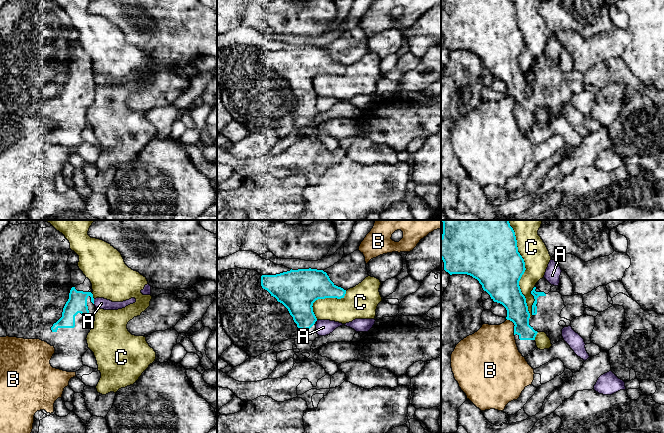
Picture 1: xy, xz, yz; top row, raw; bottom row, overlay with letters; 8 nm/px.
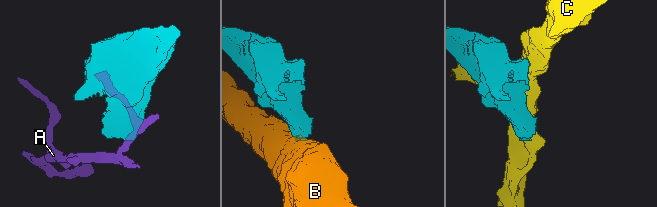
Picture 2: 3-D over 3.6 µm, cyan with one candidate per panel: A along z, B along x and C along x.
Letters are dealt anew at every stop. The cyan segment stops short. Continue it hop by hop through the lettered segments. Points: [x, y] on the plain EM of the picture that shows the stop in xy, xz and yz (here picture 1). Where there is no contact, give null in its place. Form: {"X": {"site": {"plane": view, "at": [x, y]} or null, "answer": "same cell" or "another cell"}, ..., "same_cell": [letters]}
{"A": {"site": {"plane": "xy", "at": [93, 77]}, "answer": "another cell"}, "B": {"site": {"plane": "yz", "at": [514, 100]}, "answer": "another cell"}, "C": {"site": {"plane": "yz", "at": [524, 47]}, "answer": "another cell"}, "same_cell": []}

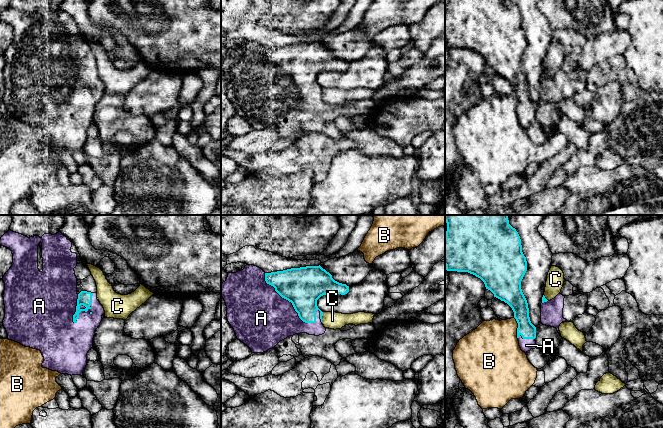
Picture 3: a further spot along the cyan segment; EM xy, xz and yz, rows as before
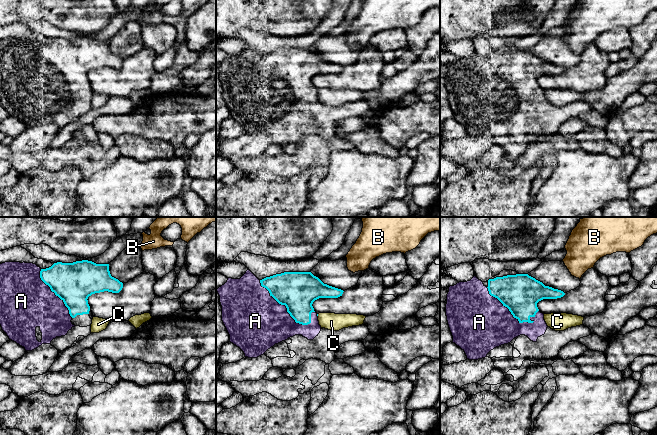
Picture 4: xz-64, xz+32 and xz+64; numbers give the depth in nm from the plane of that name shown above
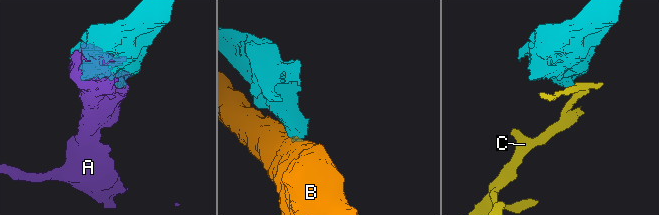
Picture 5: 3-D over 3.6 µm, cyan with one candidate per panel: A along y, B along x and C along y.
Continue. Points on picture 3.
{"A": {"site": {"plane": "xz", "at": [297, 88]}, "answer": "same cell"}, "B": {"site": {"plane": "yz", "at": [517, 104]}, "answer": "another cell"}, "C": {"site": {"plane": "xz", "at": [321, 93]}, "answer": "another cell"}, "same_cell": ["A"]}

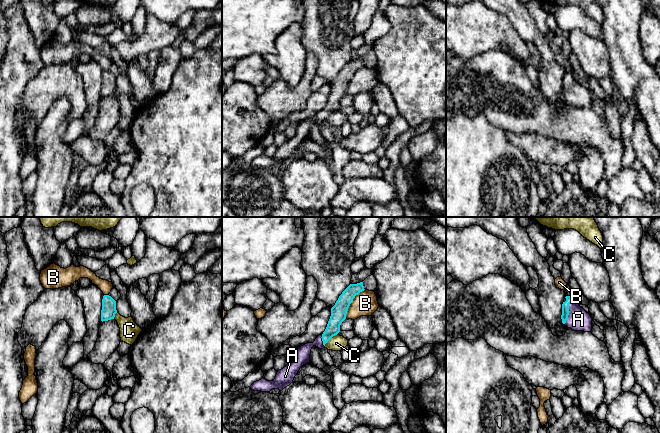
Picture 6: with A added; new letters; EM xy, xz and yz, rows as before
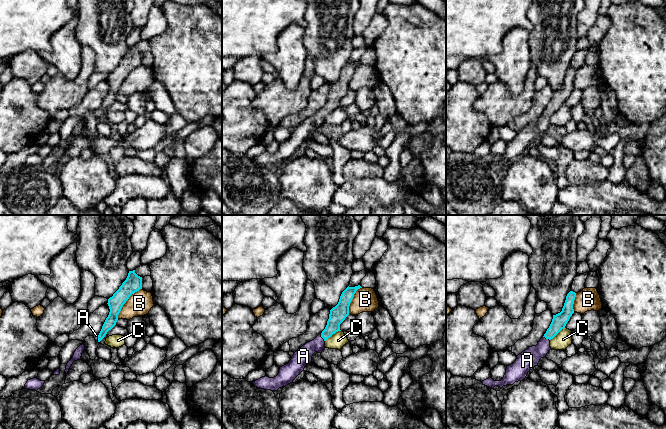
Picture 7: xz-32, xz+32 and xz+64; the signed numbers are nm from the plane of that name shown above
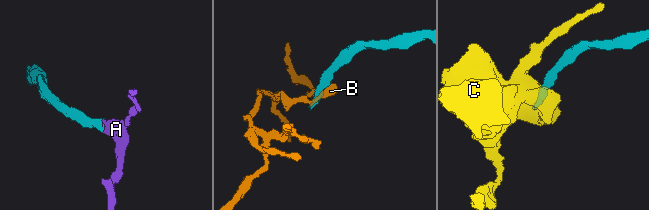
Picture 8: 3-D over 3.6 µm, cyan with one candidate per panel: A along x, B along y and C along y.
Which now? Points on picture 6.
{"A": {"site": {"plane": "yz", "at": [569, 87]}, "answer": "same cell"}, "B": {"site": {"plane": "xz", "at": [351, 78]}, "answer": "another cell"}, "C": {"site": {"plane": "xz", "at": [330, 114]}, "answer": "another cell"}, "same_cell": ["A"]}

